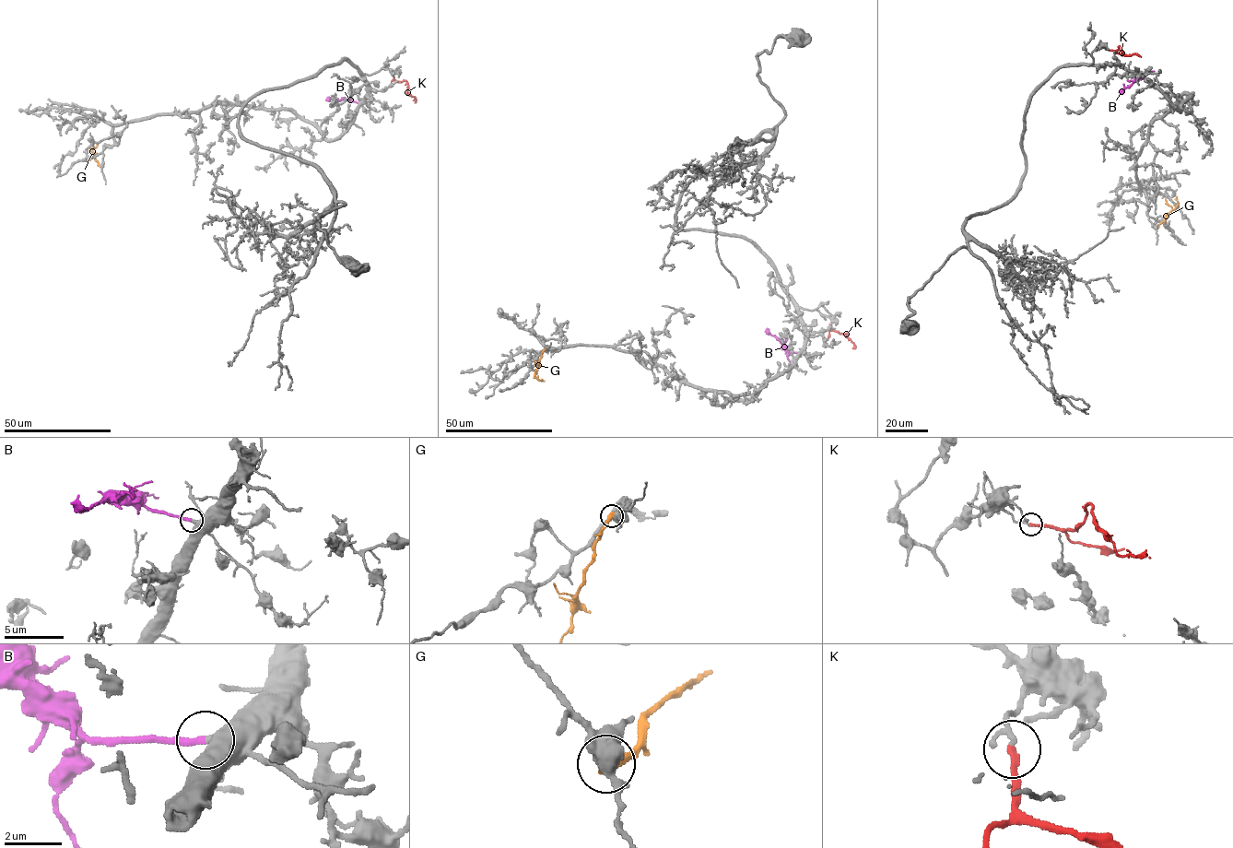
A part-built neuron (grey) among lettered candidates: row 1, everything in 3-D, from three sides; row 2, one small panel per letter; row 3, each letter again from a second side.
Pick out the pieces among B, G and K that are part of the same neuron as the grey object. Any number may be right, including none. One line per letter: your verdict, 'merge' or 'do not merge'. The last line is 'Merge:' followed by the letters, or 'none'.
B: merge
G: do not merge
K: do not merge
Merge: B

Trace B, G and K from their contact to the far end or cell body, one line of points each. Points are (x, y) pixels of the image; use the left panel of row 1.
B: (358, 102), (345, 99), (327, 100)
G: (100, 166), (90, 149), (100, 141)
K: (393, 76), (394, 79), (406, 81), (406, 92), (415, 97), (415, 102)

